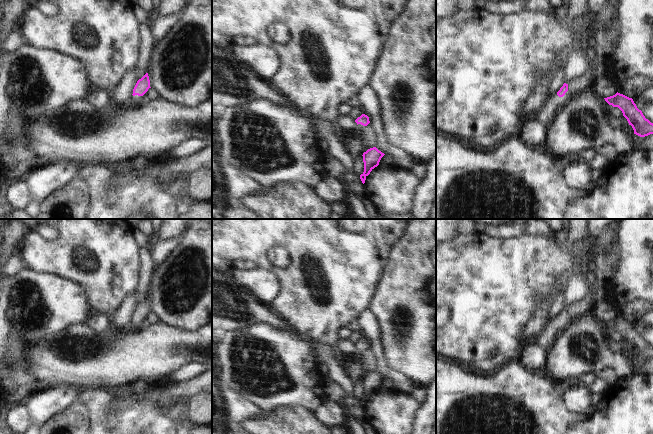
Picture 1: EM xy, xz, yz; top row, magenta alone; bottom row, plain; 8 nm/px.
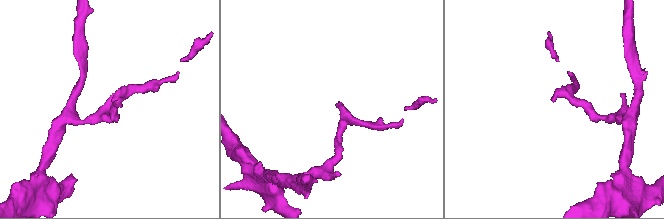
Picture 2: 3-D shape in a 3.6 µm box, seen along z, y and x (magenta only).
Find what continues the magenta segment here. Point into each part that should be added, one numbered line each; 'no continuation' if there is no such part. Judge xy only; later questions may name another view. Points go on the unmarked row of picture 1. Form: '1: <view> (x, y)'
1: xy (135, 323)

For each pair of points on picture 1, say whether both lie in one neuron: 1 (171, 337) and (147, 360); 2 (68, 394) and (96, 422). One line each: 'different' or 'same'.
1: same
2: different

